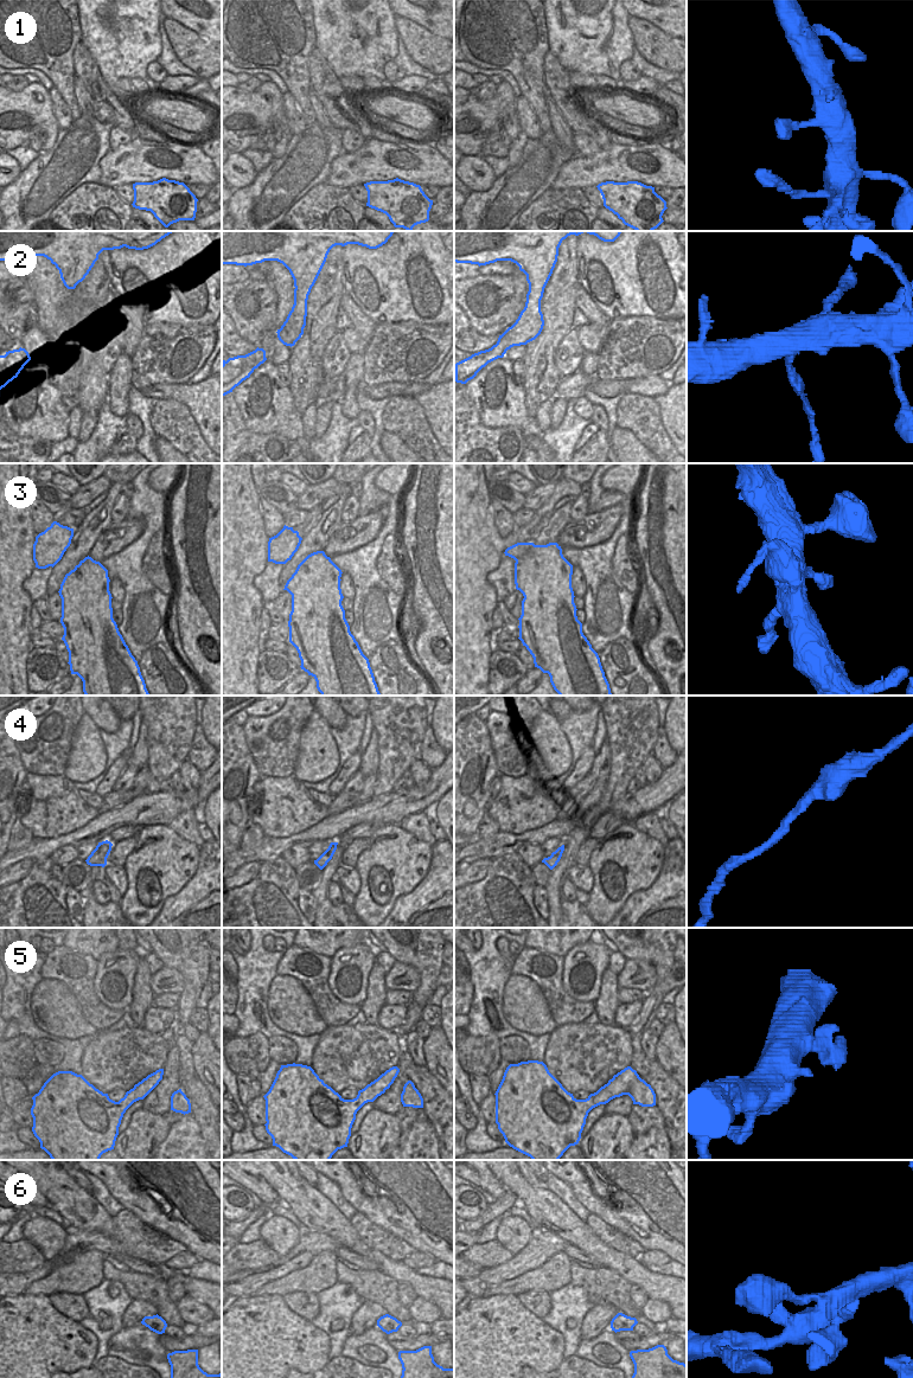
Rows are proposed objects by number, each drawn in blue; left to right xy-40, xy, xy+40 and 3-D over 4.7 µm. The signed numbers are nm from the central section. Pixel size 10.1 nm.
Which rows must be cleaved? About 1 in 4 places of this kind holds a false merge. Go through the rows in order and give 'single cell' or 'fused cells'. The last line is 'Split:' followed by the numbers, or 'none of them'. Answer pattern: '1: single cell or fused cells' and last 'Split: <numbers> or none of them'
1: single cell
2: fused cells
3: single cell
4: single cell
5: single cell
6: single cell
Split: 2

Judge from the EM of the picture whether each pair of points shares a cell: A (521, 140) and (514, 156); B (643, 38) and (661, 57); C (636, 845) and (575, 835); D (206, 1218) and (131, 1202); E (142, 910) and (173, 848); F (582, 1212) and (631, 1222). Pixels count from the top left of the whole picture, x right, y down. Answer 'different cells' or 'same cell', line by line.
A: same cell
B: same cell
C: different cells
D: same cell
E: same cell
F: different cells

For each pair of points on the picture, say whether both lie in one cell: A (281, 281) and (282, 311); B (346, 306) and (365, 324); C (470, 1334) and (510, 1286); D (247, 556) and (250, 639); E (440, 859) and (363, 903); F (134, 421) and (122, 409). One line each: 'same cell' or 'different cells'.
A: same cell
B: same cell
C: different cells
D: same cell
E: different cells
F: different cells

